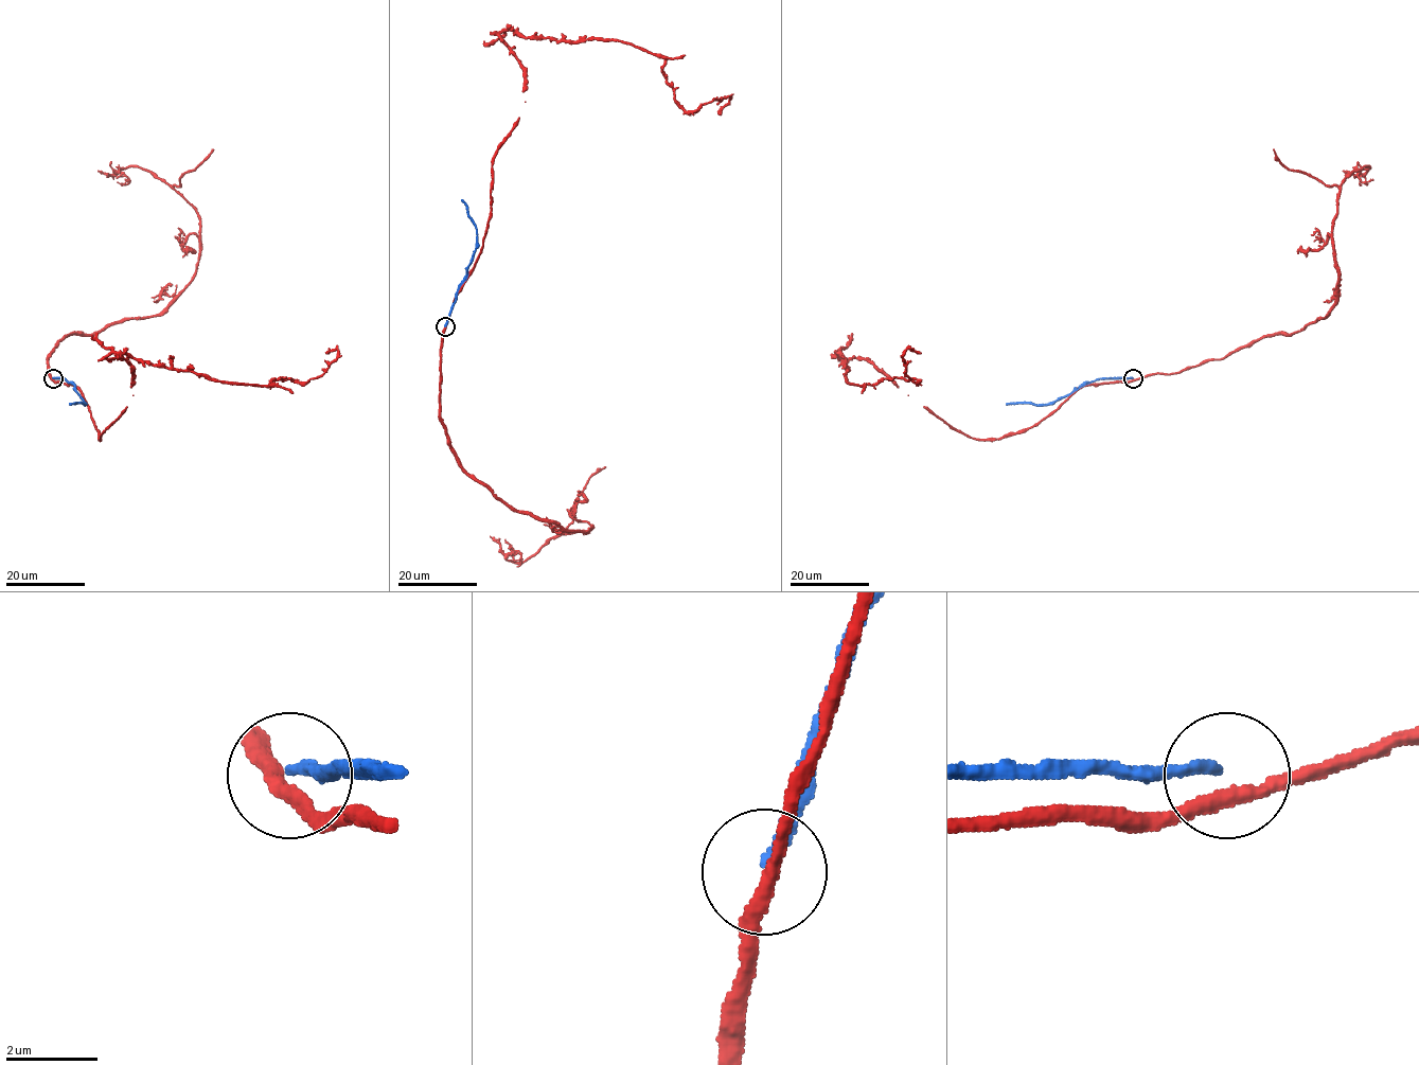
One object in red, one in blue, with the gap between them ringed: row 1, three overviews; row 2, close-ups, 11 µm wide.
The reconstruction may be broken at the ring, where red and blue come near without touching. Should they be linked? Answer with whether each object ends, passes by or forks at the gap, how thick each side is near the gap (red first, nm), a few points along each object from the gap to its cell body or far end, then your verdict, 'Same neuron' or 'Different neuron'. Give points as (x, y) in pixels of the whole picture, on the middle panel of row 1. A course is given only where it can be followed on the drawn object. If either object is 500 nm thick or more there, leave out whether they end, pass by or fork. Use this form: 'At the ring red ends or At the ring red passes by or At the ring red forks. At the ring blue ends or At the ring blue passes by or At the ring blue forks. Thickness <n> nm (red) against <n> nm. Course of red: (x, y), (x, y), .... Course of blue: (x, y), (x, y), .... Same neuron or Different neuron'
At the ring red passes by. At the ring blue ends. Thickness 300 nm (red) against 260 nm. Course of red: (445, 327), (525, 102), (501, 33), (630, 42), (664, 59), (686, 111), (728, 96), (719, 114). Course of blue: (445, 326), (476, 246), (476, 226), (461, 199). Different neuron

